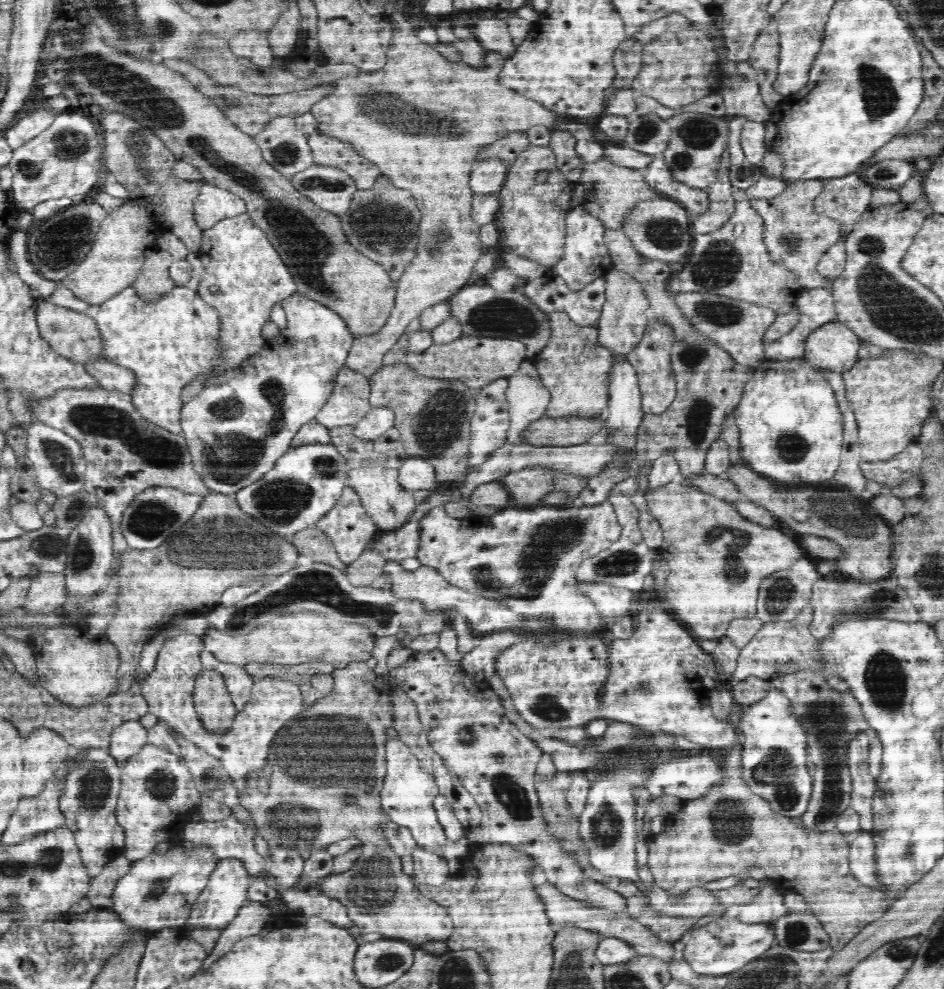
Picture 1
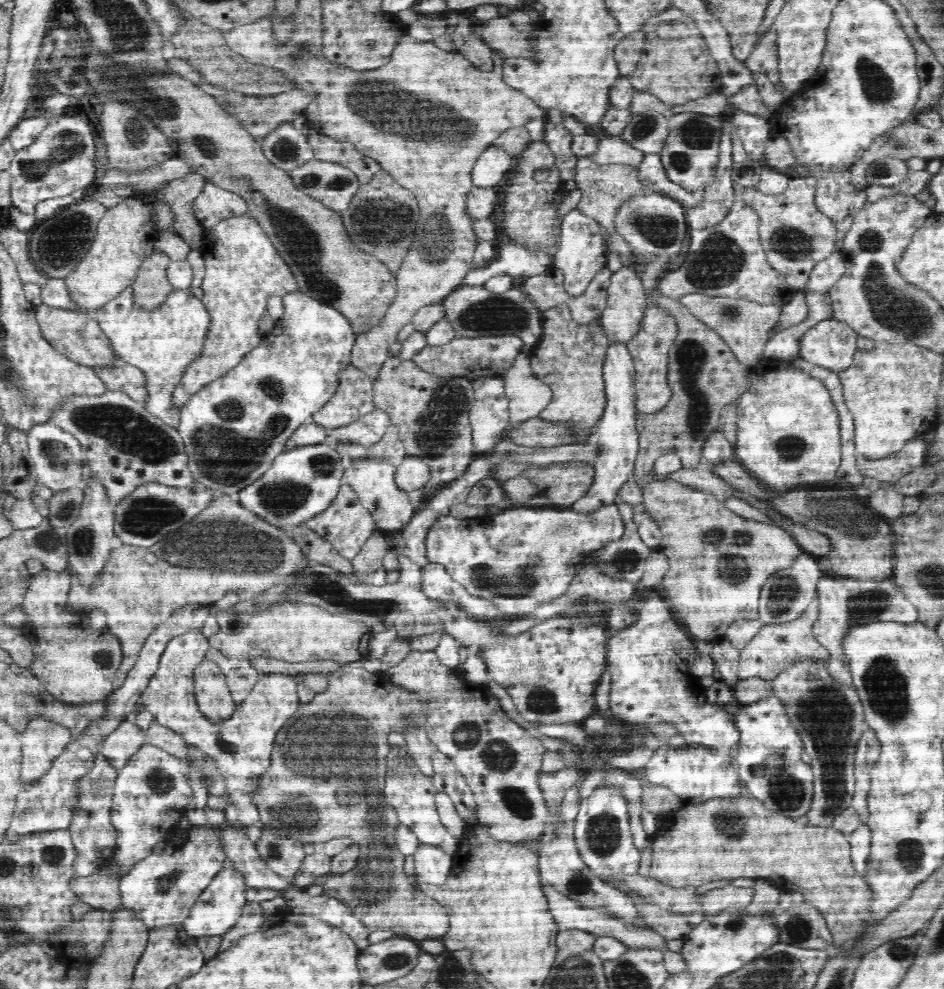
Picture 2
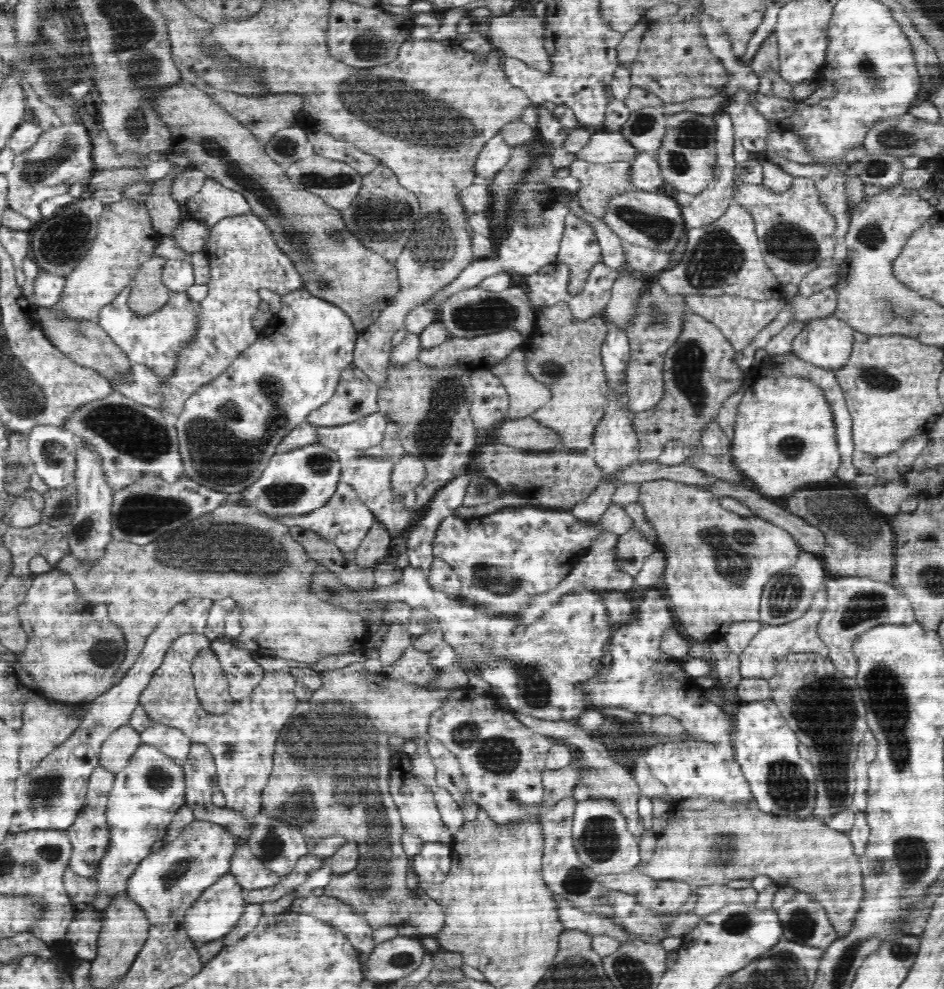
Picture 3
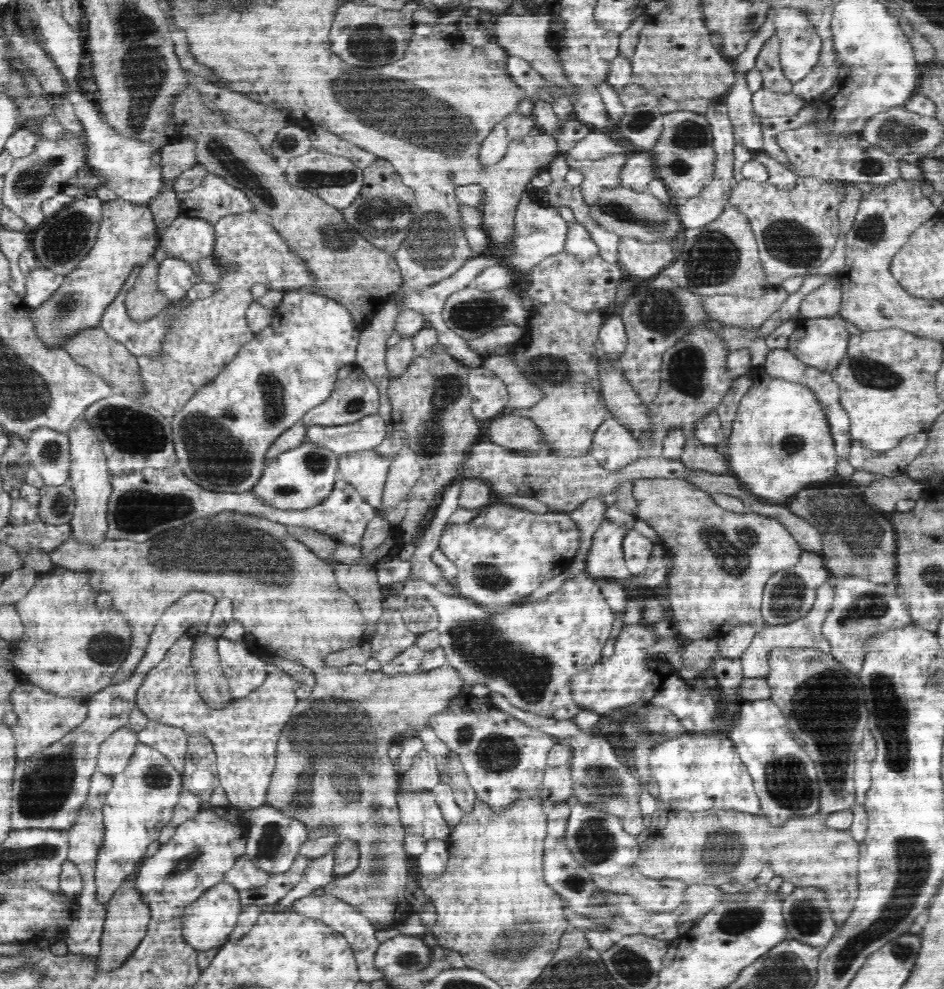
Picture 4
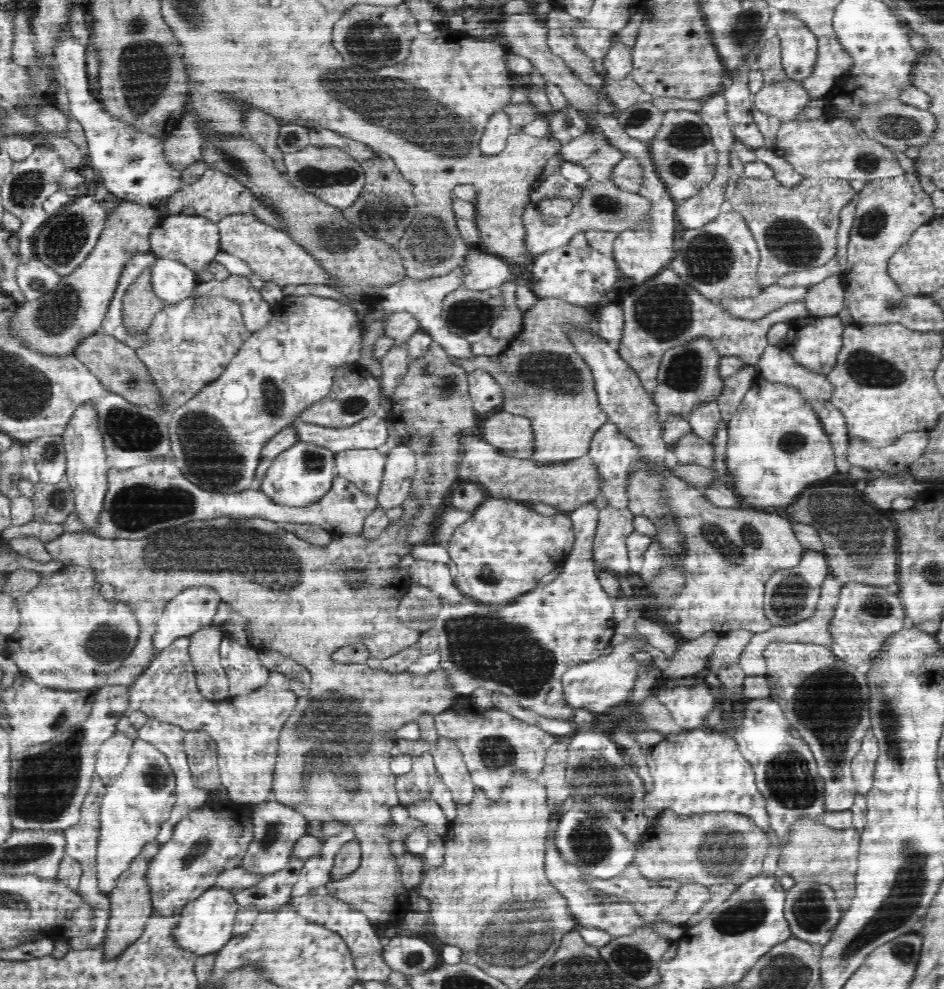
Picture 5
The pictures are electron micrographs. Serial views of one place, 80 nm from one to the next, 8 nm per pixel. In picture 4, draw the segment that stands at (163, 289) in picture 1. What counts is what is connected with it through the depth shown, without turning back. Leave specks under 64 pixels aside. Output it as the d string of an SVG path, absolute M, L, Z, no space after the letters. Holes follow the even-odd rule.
M151 258L140 266L138 276L127 293L125 306L131 320L142 324L155 320L171 303L158 289L159 262Z

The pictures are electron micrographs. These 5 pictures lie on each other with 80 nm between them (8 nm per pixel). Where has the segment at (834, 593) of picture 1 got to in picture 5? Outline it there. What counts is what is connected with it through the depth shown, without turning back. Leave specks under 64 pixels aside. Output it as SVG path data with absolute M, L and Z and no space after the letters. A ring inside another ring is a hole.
M847 582L842 585L834 616L829 622L829 633L832 637L830 649L846 664L858 667L863 662L872 660L885 640L908 624L905 608L896 592L888 592L888 588L871 584Z

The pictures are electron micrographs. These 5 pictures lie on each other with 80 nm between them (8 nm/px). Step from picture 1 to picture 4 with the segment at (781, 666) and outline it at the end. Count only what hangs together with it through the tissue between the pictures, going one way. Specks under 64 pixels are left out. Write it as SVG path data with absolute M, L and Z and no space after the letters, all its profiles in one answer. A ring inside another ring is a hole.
M830 577L829 580L826 580L826 582L817 588L814 604L805 617L784 625L765 624L759 628L750 646L744 651L742 656L739 656L743 668L743 675L746 678L764 678L768 676L770 672L768 654L774 648L817 648L824 652L831 652L830 643L824 638L821 628L832 606L834 580L836 578Z

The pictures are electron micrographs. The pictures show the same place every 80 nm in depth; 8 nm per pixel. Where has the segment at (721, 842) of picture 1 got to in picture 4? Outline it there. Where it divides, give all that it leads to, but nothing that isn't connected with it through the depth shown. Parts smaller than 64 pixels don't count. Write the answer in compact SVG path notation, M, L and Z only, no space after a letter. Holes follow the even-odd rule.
M704 810L704 812L672 812L668 814L668 822L660 834L654 836L652 848L644 848L636 866L644 876L654 879L684 880L688 886L692 884L714 884L740 882L743 885L754 881L762 872L760 868L752 866L772 866L776 876L792 883L795 887L812 886L825 892L828 909L832 911L832 918L836 926L842 926L854 909L854 902L858 898L858 844L850 836L848 830L834 830L826 825L819 814L805 817L794 817L787 820L788 824L776 827L770 824L766 816L752 816L746 812L730 812L730 810Z

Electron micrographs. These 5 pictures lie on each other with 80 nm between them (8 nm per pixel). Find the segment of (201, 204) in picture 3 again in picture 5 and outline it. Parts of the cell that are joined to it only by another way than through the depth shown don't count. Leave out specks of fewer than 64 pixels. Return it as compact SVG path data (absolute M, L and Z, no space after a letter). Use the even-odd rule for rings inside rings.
M208 168L195 183L184 185L171 194L166 211L170 215L205 216L208 220L217 223L221 218L231 214L250 213L255 203L255 196L237 180L230 178L223 171Z

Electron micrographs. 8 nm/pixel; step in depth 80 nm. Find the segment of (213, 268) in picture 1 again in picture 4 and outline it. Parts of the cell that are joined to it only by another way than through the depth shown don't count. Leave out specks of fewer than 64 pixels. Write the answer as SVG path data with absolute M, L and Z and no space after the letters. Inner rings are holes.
M252 210L228 215L218 220L214 227L216 244L212 257L223 272L216 292L201 300L187 300L186 305L173 305L170 311L167 310L169 332L162 341L161 358L158 361L146 357L138 359L145 390L140 400L167 417L178 414L190 397L220 375L240 348L255 337L245 318L251 303L256 300L251 295L255 283L286 293L288 289L312 285L315 279L306 263L289 249L261 213Z

